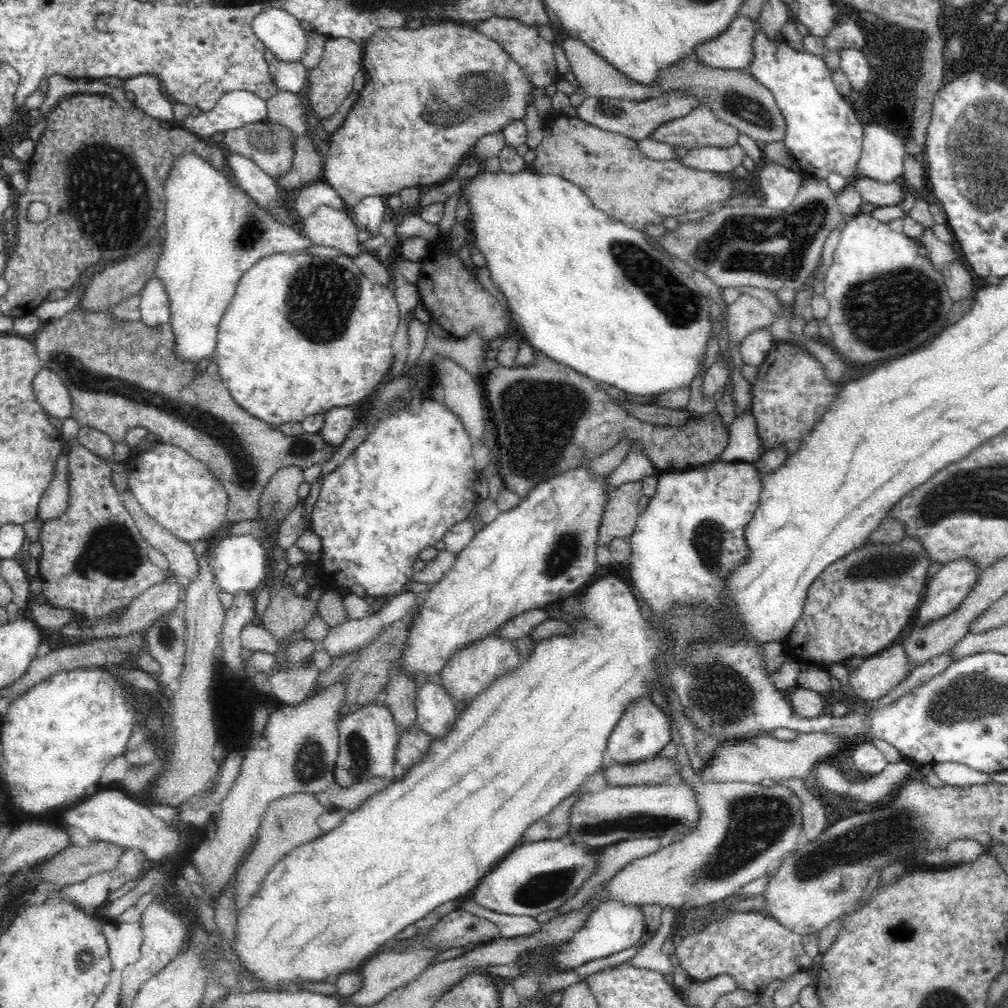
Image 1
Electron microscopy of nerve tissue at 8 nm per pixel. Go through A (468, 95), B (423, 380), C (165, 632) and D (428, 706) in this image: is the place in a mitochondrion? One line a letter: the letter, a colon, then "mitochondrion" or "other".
A: mitochondrion
B: mitochondrion
C: mitochondrion
D: other

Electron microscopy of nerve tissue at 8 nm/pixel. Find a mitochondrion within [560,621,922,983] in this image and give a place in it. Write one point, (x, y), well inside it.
(758, 822)

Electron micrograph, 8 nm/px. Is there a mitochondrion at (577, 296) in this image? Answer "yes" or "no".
no

